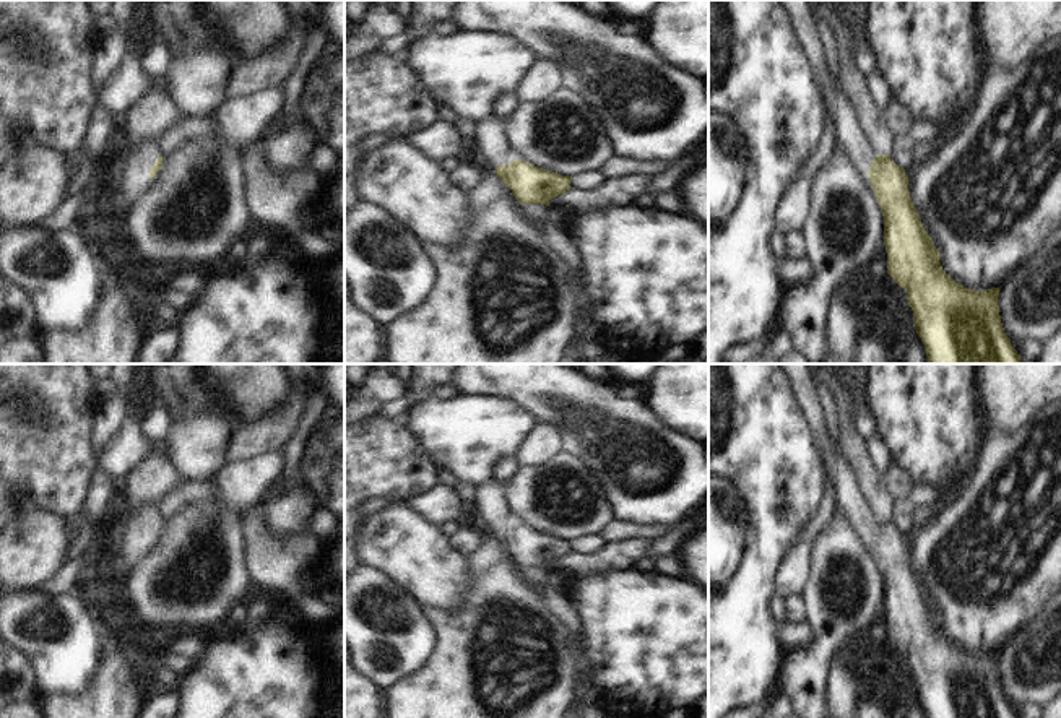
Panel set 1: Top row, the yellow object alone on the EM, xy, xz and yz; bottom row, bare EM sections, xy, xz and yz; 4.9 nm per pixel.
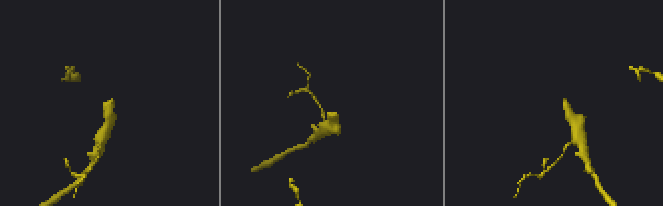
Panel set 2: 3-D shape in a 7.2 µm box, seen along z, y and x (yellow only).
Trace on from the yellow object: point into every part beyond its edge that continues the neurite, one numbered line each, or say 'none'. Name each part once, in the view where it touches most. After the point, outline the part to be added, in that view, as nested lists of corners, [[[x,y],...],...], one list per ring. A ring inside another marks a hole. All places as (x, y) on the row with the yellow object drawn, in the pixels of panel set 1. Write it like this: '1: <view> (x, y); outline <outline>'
1: xy (138, 160); outline [[[154,138],[141,140],[135,146],[127,148],[127,172],[119,182],[117,190],[128,203],[133,203],[149,185],[151,179],[148,172],[158,156],[158,140]]]

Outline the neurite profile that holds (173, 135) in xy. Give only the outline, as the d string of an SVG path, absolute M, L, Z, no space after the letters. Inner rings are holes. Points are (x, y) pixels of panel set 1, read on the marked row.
M184 115L166 125L158 138L159 156L172 154L184 141L193 136L218 136L224 135L224 130L218 127L208 115Z

